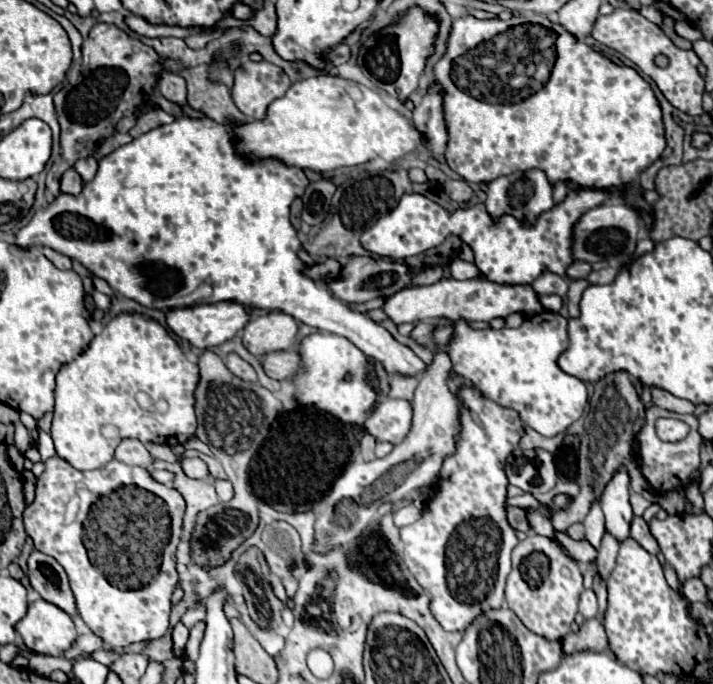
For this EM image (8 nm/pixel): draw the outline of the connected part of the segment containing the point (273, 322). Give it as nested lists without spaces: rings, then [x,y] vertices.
[[[264,313],[250,319],[240,335],[244,347],[254,357],[260,357],[272,351],[290,349],[298,335],[298,323],[286,313]]]

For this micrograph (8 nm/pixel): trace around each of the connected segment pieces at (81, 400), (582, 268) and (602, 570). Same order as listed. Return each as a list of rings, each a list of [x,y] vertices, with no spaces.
[[[126,313],[114,317],[104,331],[92,339],[90,349],[66,363],[56,375],[56,409],[50,429],[56,455],[66,459],[66,463],[78,471],[90,471],[104,467],[114,457],[118,443],[126,437],[170,447],[186,443],[196,435],[198,425],[194,413],[194,391],[198,387],[198,379],[198,363],[186,359],[178,343],[158,321]]]
[[[574,261],[568,269],[566,269],[566,277],[568,281],[578,281],[578,279],[586,279],[588,273],[592,271],[592,267],[584,261]]]
[[[608,531],[602,535],[602,543],[598,547],[598,557],[596,557],[596,563],[598,563],[598,573],[608,579],[608,575],[612,573],[614,565],[616,565],[616,555],[618,555],[618,541],[614,539],[614,535],[610,535]]]

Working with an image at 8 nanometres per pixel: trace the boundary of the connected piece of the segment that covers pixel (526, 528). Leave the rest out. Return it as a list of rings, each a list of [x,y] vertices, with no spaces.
[[[508,507],[508,523],[510,523],[516,531],[524,531],[524,533],[530,533],[530,531],[532,531],[526,515],[528,515],[528,509]]]

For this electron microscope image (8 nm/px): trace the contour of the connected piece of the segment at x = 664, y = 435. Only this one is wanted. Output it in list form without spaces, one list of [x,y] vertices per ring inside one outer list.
[[[658,417],[656,419],[656,433],[662,441],[680,441],[690,433],[690,427],[678,419]]]

